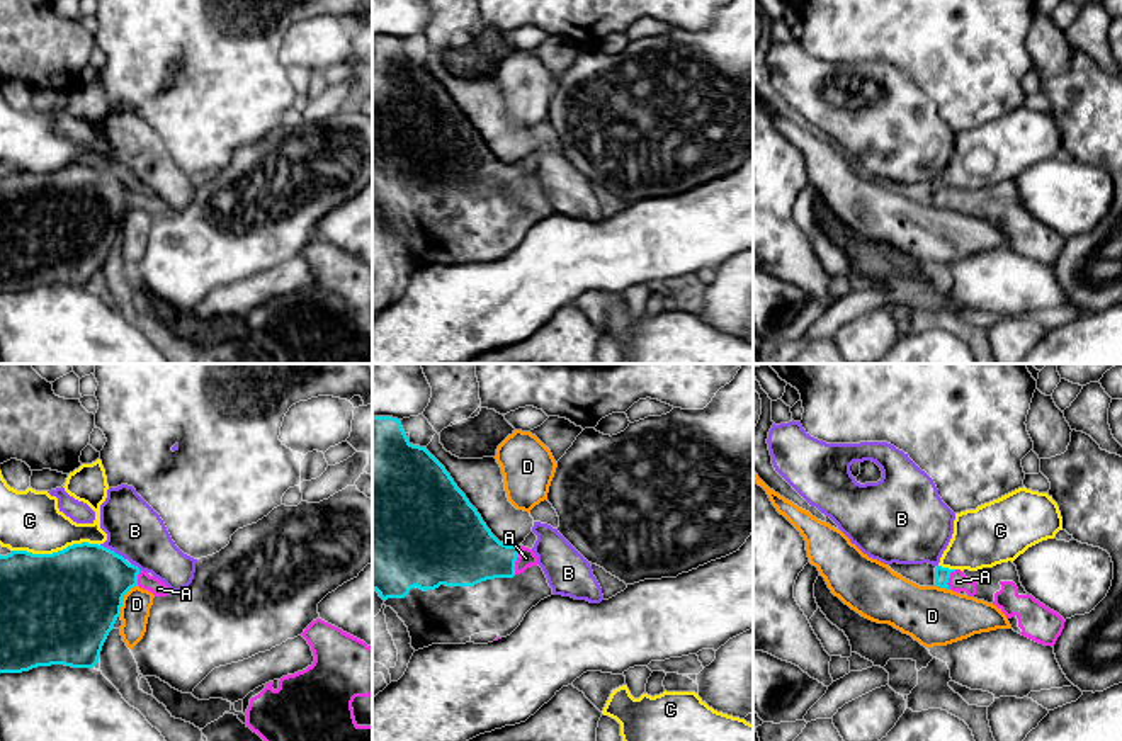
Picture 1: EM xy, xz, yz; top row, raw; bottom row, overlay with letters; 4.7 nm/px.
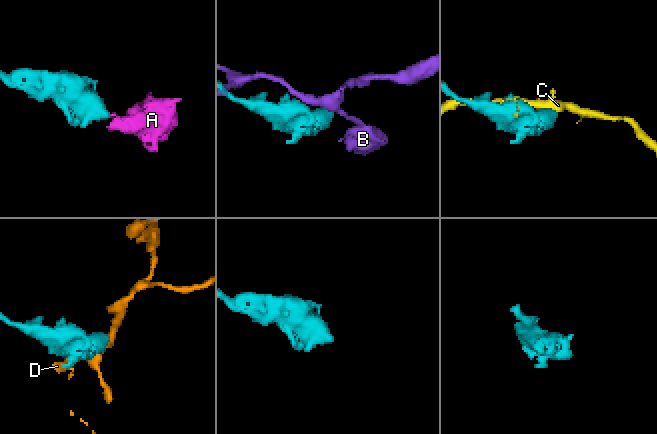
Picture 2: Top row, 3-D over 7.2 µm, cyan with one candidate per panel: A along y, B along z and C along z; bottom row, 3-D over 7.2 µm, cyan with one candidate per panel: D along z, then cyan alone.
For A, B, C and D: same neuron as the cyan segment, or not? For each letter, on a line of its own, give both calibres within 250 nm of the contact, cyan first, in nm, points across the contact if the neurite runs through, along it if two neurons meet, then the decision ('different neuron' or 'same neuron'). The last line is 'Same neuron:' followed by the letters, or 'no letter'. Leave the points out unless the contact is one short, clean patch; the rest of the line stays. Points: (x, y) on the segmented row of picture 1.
A: calibres 320 and 80 nm; way xz (464, 553), (492, 559), (515, 559), (526, 558); same neuron
B: calibres 420 and 280 nm; different neuron
C: calibres 500 and 280 nm; different neuron
D: calibres 480 and 140 nm; border xy (136, 583), (124, 595), (119, 614); different neuron
Same neuron: A

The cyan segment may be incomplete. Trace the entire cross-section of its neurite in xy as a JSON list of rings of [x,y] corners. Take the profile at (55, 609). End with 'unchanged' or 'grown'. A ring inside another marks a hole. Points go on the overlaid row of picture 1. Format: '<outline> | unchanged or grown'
[[[73,544],[53,554],[12,551],[0,556],[0,673],[51,665],[94,668],[121,615],[124,595],[136,585],[155,597],[170,593],[163,581],[99,544]]] | grown

